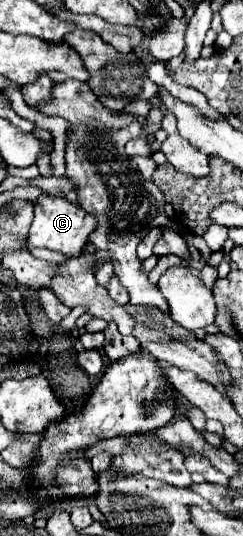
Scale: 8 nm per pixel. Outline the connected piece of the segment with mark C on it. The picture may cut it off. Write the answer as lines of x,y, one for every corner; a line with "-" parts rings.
42,193
34,203
34,221
30,225
28,243
32,247
46,247
46,249
76,257
82,253
82,247
86,245
88,235
94,231
94,227
96,227
96,217
92,213
86,213
82,207
70,203
66,195
54,197
54,195

